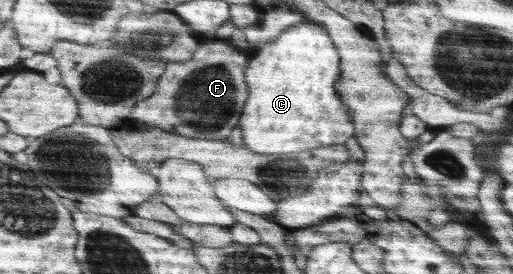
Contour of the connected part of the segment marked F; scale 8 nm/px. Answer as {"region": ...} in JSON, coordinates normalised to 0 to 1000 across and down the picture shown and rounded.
{"region":[[[437,146],[390,161],[370,219],[322,241],[296,347],[259,387],[253,431],[361,500],[444,507],[483,358],[476,285],[485,215],[476,182]]]}

